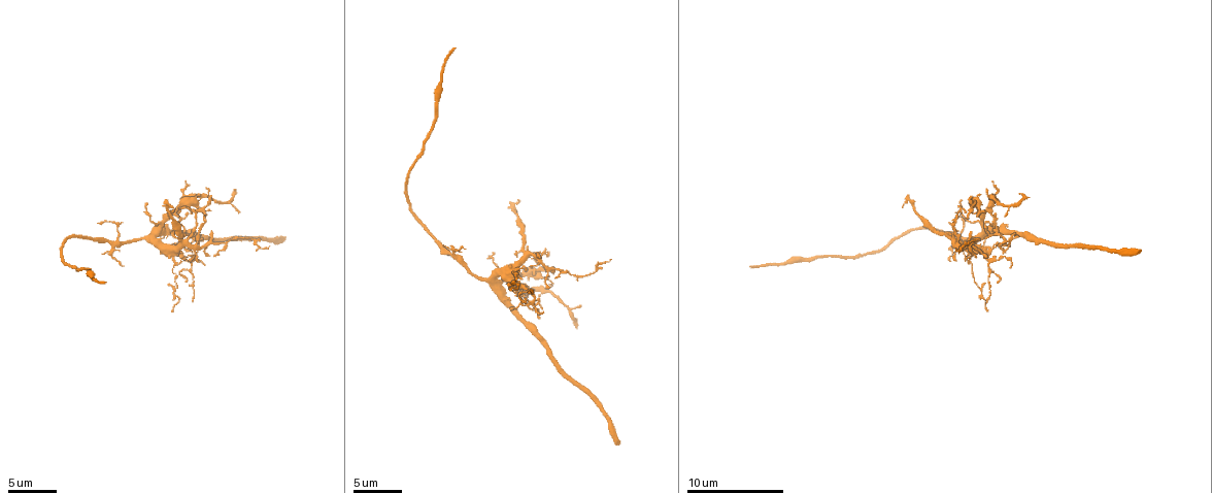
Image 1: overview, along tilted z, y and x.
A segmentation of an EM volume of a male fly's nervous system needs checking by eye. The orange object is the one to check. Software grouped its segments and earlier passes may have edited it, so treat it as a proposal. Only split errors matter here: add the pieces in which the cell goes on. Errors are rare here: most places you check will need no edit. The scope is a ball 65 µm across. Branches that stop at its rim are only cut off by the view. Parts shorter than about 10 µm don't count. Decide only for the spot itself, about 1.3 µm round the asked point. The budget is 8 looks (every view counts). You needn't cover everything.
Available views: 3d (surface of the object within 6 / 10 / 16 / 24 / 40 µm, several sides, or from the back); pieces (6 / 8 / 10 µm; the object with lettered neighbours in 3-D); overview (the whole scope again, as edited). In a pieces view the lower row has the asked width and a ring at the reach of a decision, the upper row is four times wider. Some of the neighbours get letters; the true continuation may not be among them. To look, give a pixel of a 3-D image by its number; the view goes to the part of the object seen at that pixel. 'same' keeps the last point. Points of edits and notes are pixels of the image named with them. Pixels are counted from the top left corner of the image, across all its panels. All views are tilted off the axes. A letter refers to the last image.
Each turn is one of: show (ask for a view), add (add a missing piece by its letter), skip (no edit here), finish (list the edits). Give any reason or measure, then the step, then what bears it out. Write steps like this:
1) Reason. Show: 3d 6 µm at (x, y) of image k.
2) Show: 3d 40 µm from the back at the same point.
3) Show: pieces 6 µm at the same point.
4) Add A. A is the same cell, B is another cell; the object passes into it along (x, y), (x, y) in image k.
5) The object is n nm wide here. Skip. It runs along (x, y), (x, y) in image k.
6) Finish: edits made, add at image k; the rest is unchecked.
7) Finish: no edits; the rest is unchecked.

An open end. Show: 3d 6 µm at (575, 325) of image 1.

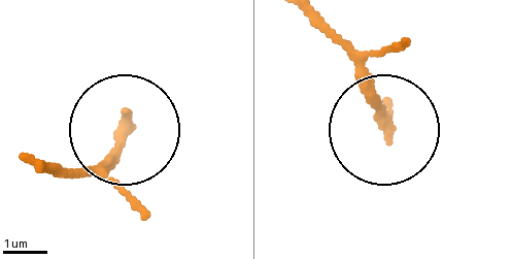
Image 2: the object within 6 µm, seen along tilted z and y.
What lies round it. Show: pieces 8 µm at (132, 127) of image 2.

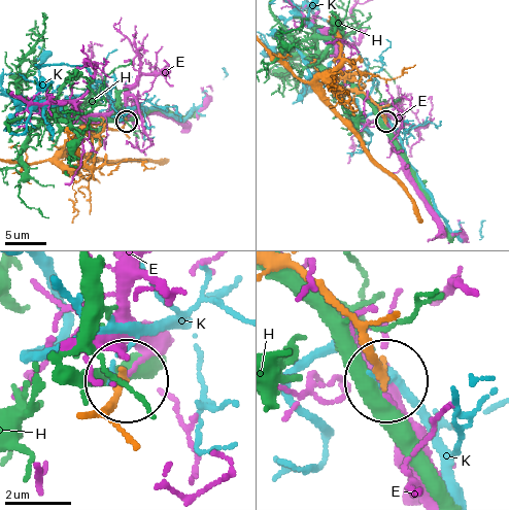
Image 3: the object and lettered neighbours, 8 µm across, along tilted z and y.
Skip. E, H and K are other cells; it runs along (303, 269), (344, 311), (384, 382) in image 3; none of them fits.

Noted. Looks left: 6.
Tapers out. Show: pieces 6 µm at (970, 199) of image 1.

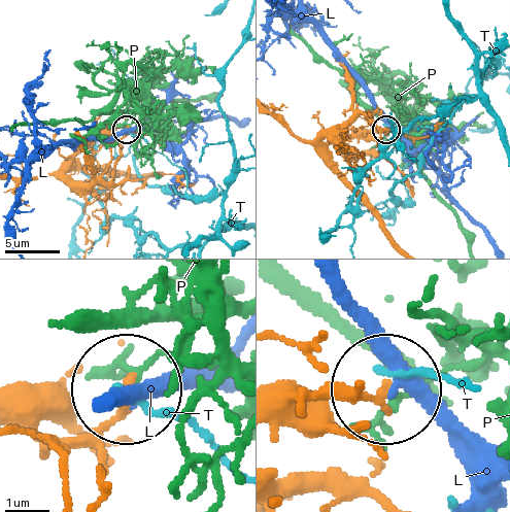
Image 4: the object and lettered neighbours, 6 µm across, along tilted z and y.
Skip. L, P and T are other cells; none of them fits.

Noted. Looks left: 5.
Show: pieces 8 µm at (902, 205) of image 1.

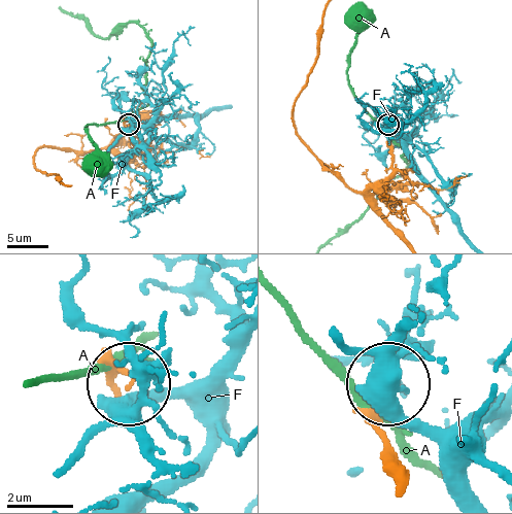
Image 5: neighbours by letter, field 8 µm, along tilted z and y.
Skip. A and F are other cells; none of them fits.

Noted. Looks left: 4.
Branch stops here. Show: pieces 6 µm at (954, 252) of image 1.

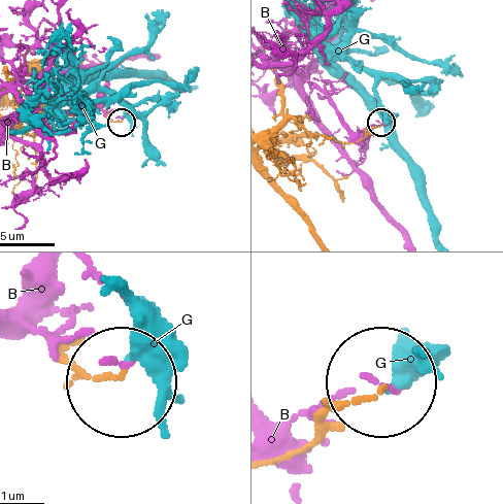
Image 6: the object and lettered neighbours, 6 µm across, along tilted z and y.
Skip. B and G are other cells; no lettered piece goes on from it.

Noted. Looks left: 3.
Finish: no edits; the rest is unchecked.

